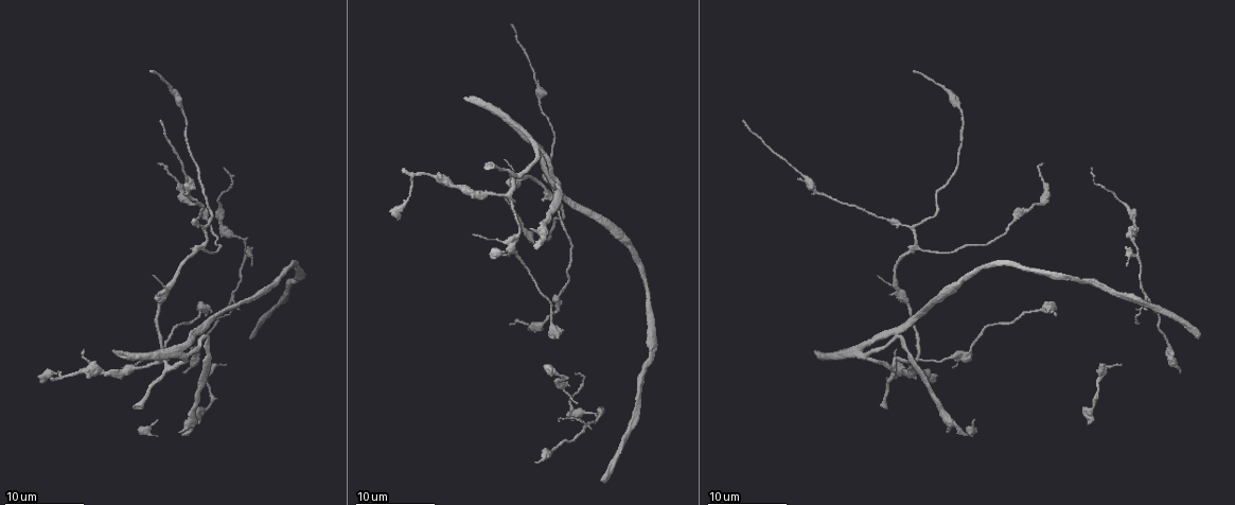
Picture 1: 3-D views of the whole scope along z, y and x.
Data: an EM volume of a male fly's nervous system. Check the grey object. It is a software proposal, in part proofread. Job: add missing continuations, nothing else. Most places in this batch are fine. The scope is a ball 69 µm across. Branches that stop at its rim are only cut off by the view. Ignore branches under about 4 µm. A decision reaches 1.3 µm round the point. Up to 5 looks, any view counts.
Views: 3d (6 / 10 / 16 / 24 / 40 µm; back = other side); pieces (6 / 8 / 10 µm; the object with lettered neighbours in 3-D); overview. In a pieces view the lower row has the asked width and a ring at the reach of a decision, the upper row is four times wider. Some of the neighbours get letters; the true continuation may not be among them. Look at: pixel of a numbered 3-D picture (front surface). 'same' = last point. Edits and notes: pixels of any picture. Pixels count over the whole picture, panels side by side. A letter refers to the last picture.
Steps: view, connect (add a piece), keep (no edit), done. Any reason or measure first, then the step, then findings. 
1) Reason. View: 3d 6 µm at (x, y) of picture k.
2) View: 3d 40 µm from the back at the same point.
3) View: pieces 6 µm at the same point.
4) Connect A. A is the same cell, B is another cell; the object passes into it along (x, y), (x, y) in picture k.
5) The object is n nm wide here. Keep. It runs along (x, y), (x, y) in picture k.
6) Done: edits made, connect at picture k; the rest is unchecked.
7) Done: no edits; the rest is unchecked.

Branch stops here. View: pieces 8 µm at (895, 350) of picture 1.

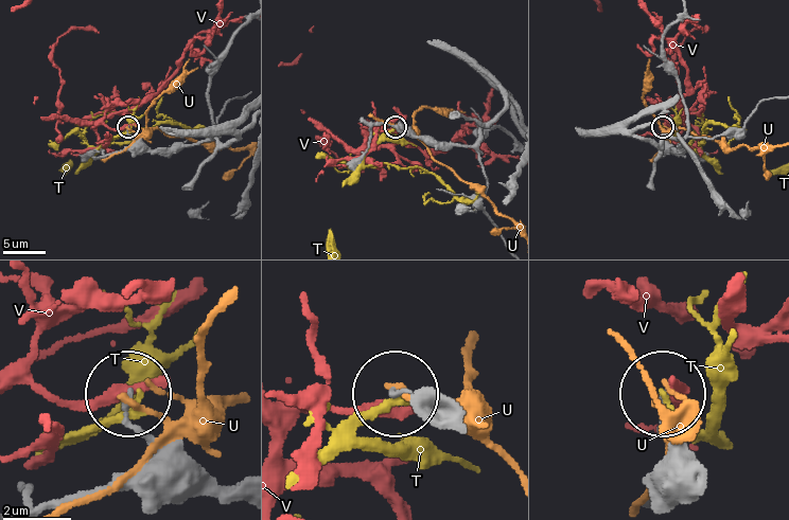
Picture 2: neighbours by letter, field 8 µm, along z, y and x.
Keep. T, U and V are other cells; none of them fits.

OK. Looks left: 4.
Branch stops here. View: 3d 6 µm at (1091, 168) of picture 1.

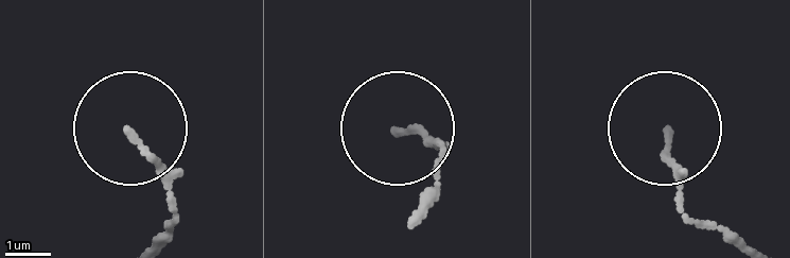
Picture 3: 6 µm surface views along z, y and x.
See the neighbours. View: pieces 8 µm at (398, 127) of picture 3.

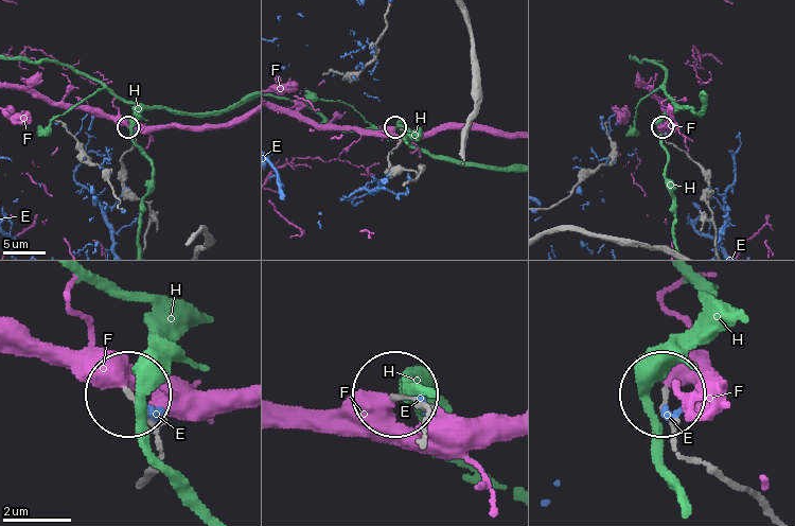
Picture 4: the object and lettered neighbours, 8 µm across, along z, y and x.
Keep. E, F and H are other cells; it runs along (765, 507), (674, 448), (663, 399) in picture 4; none of them fits.

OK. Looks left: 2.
View: pieces 8 µm at (206, 314) of picture 1.

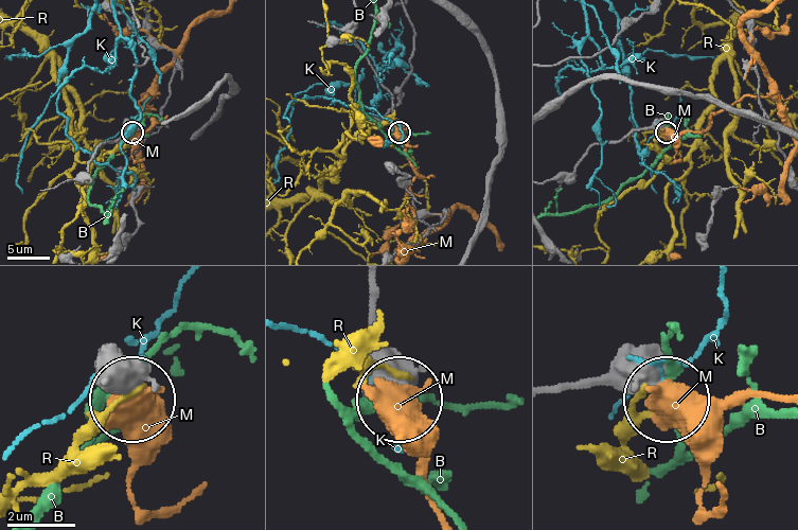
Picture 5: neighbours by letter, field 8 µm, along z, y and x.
Keep. B, K, M and R are other cells; it runs along (557, 389), (608, 381), (666, 398) in picture 5; none of them fits.

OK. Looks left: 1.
Done: no edits; the rest is unchecked.

